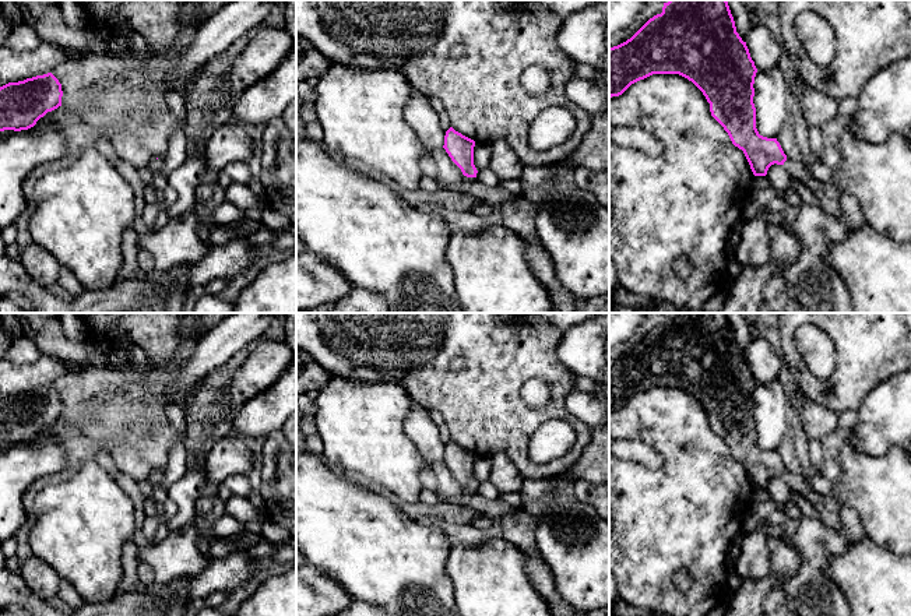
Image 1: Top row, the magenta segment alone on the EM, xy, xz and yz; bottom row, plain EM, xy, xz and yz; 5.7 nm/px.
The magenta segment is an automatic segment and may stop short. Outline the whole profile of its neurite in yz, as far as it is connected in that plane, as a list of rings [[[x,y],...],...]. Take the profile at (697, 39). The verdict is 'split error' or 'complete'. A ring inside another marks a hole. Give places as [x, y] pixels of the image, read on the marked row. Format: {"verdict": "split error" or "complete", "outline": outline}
{"verdict": "split error", "outline": [[[669,0],[664,3],[662,13],[650,18],[630,39],[609,47],[609,98],[622,95],[632,84],[653,74],[687,78],[703,92],[711,116],[724,127],[732,144],[743,151],[755,176],[766,176],[774,163],[782,165],[789,176],[812,191],[824,212],[844,219],[840,191],[831,183],[816,180],[802,161],[788,159],[777,138],[759,134],[753,103],[756,73],[727,0]]]}

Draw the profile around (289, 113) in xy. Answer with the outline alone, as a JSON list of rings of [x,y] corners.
[[[296,99],[286,106],[281,117],[291,131],[293,145],[296,147]]]

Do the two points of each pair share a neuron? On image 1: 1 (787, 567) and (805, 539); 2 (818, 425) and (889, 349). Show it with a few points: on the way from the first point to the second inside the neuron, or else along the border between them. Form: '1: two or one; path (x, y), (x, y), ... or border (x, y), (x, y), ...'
1: two; border (792, 541), (799, 551), (801, 565), (787, 580)
2: two; border (808, 398), (839, 414)

